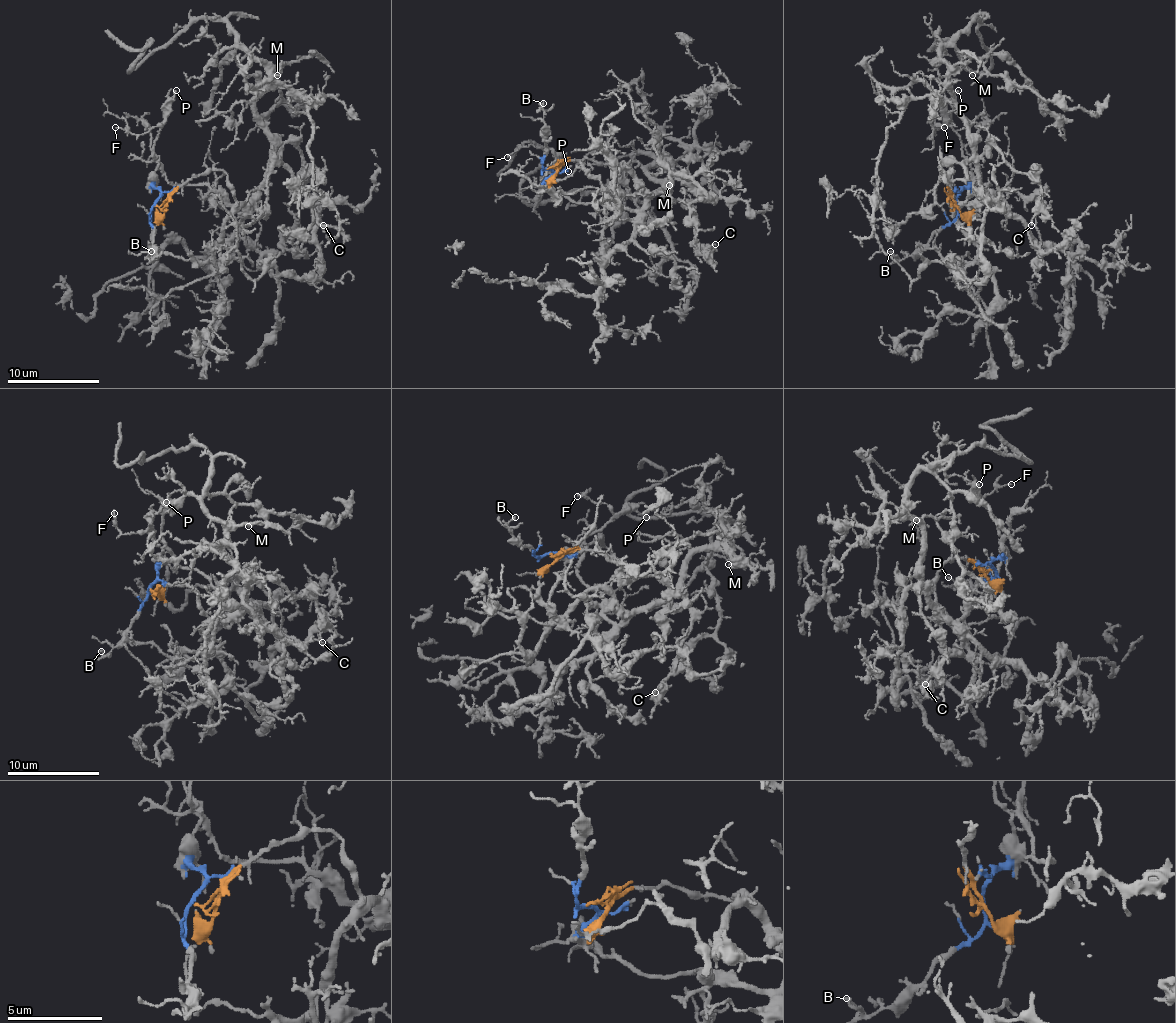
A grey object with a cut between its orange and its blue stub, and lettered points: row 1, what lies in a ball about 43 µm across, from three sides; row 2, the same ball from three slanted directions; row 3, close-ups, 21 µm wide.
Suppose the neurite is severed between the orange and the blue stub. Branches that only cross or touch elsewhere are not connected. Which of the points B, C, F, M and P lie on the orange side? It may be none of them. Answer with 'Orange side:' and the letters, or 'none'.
Orange side: C, M

